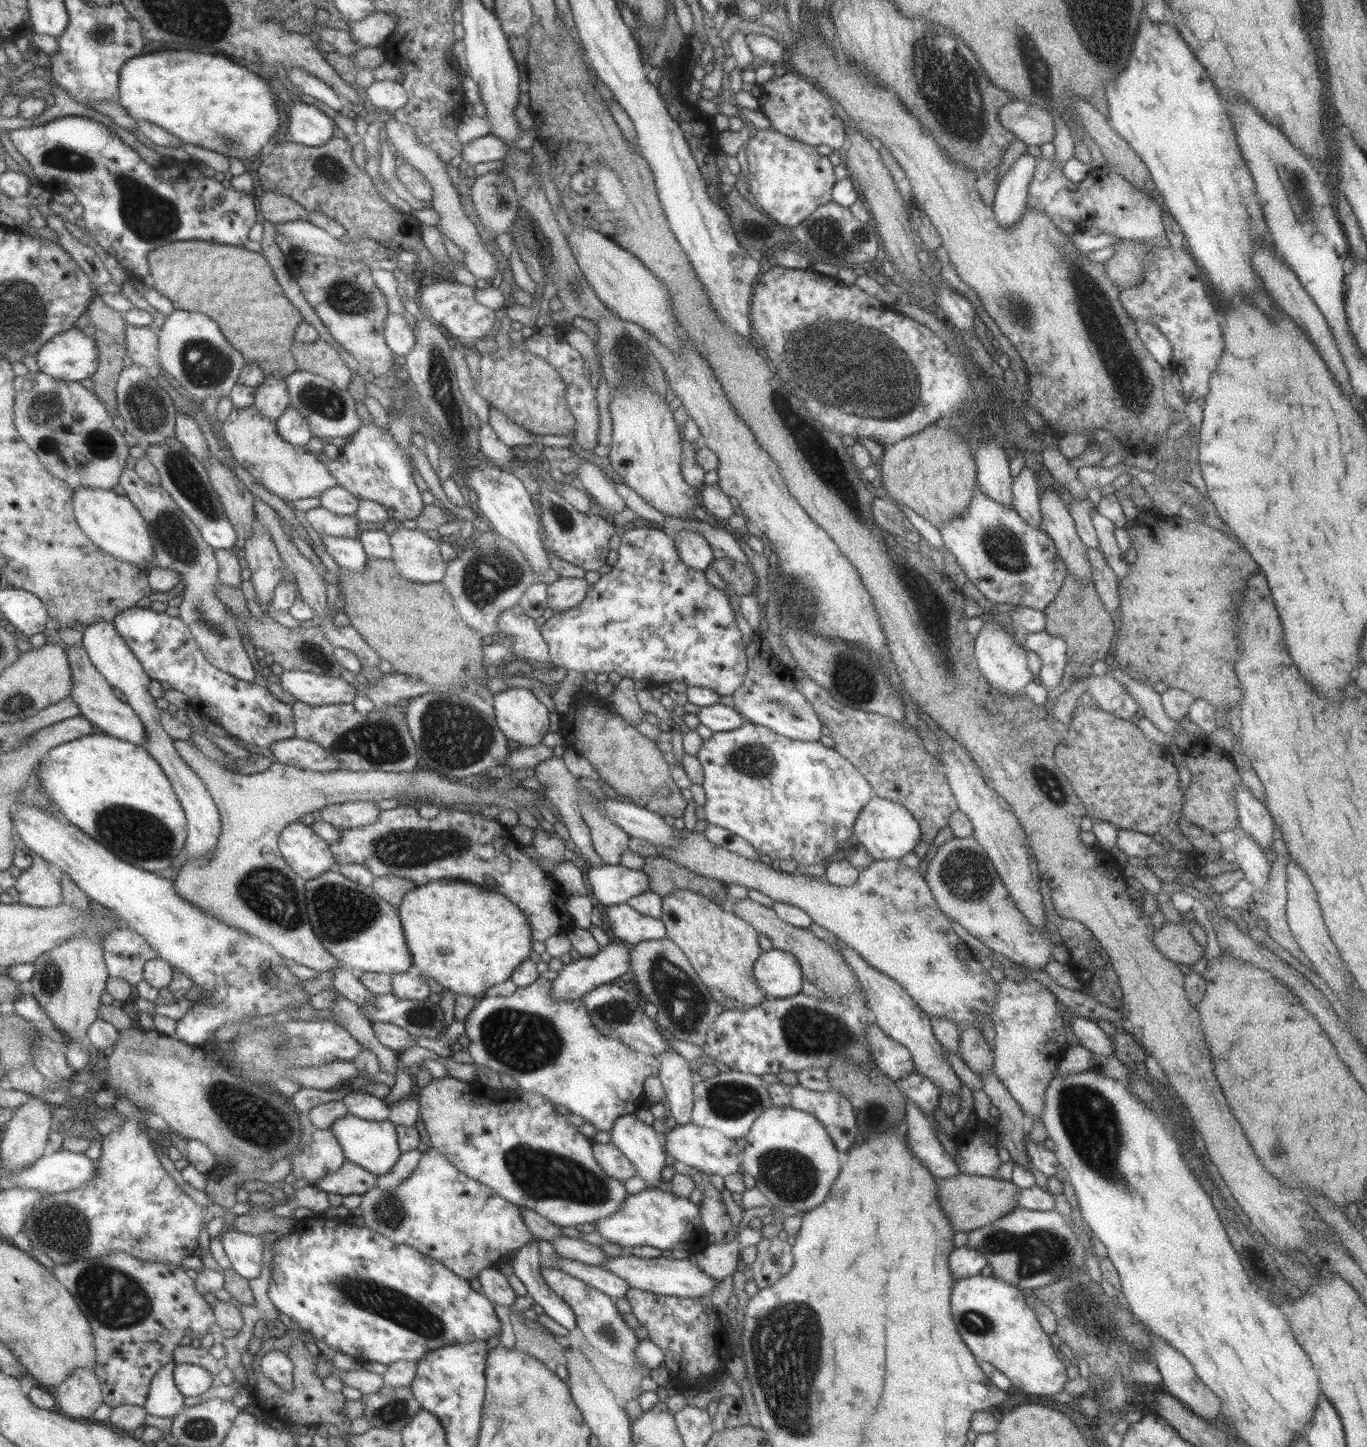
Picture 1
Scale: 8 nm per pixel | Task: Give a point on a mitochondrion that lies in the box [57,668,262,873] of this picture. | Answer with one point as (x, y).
(142, 836)

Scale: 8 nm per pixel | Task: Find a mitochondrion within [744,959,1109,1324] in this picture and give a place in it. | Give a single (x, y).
(1038, 1252)

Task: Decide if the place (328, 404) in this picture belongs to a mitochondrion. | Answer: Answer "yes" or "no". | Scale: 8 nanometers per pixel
yes

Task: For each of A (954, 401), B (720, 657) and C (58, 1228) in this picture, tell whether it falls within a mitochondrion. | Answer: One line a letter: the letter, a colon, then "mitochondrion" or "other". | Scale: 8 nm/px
A: other
B: other
C: mitochondrion

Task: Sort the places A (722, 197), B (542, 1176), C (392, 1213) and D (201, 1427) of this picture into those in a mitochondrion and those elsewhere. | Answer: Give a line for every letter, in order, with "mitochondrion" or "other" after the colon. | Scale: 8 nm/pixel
A: other
B: mitochondrion
C: mitochondrion
D: mitochondrion

